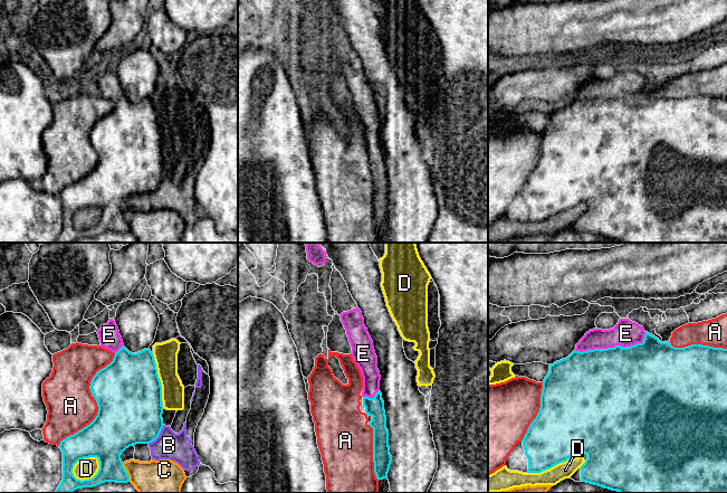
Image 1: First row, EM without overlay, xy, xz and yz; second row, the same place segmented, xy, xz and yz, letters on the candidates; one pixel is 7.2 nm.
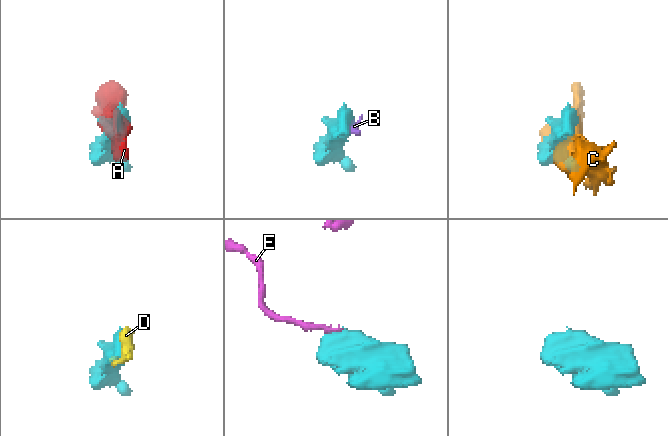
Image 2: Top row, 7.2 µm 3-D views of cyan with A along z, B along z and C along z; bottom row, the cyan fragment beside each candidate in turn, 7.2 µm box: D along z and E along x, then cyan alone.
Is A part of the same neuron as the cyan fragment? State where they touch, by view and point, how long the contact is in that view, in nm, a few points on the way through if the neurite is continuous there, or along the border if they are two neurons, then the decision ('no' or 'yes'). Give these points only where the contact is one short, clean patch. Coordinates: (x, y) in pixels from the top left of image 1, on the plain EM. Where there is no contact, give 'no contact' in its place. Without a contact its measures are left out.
meets cyan in xy at (96, 151); contact 800 nm long; no

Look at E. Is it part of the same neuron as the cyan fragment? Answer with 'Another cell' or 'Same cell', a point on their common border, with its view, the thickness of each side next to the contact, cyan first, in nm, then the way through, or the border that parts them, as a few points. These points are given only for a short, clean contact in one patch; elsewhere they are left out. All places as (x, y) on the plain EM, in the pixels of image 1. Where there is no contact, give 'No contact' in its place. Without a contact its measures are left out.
Same cell. Touches cyan at yz (614, 96). Thickness 500 nm (cyan) against 190 nm

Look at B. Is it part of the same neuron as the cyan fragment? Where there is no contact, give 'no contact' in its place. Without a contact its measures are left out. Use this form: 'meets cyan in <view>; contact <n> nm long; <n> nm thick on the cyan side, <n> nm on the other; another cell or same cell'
meets cyan in xy; contact 180 nm long; 440 nm thick on the cyan side, 200 nm on the other; another cell

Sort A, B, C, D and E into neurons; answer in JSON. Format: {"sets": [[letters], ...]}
{"sets": [["A"], ["B", "D"], ["C"], ["E"]]}

